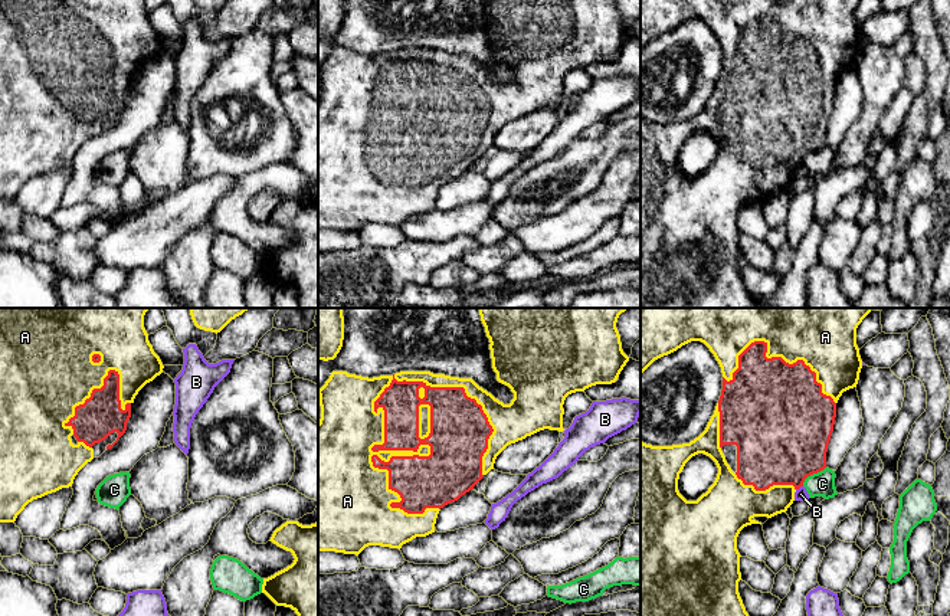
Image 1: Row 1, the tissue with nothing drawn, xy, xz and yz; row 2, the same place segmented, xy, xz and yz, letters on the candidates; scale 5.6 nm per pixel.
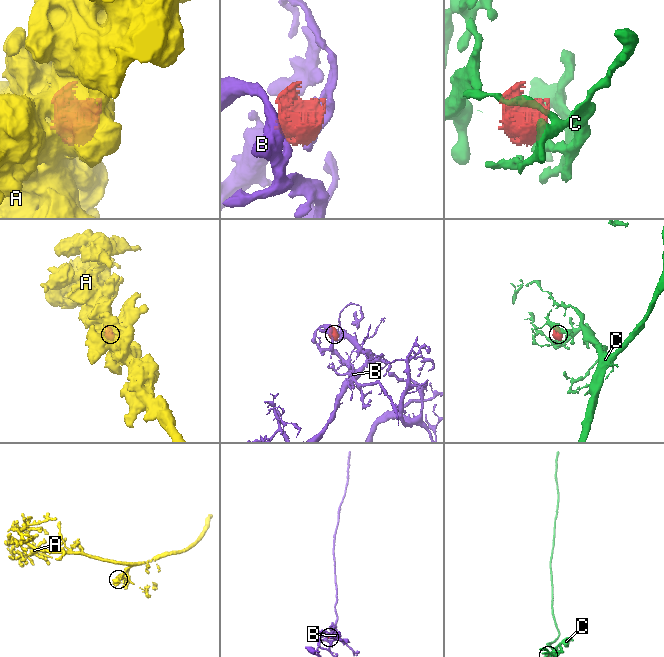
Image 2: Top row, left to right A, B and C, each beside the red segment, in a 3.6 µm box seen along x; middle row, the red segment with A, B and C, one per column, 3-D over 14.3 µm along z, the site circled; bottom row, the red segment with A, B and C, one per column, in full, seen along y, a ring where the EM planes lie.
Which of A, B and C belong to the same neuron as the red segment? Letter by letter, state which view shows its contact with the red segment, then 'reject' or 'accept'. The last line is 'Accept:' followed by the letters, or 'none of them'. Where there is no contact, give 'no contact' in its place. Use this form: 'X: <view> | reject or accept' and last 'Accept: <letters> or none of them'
A: xz | accept
B: yz | reject
C: yz | reject
Accept: A

